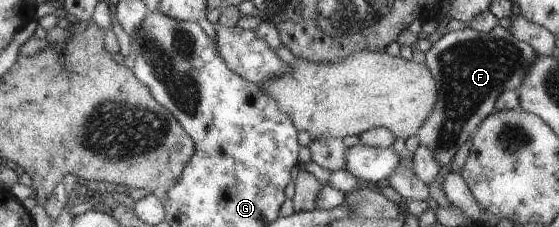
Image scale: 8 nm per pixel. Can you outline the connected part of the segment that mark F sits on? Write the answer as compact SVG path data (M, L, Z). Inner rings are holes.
M496 25L492 31L480 33L466 26L458 31L449 31L442 35L440 39L432 44L432 47L424 53L424 63L431 69L432 77L435 77L436 85L439 86L436 107L432 115L424 121L422 127L416 132L419 145L428 147L438 163L448 165L453 159L458 149L466 143L470 135L474 135L477 127L492 114L495 109L495 101L504 91L516 90L532 63L536 61L538 54L534 48L527 43L516 39L509 29Z

